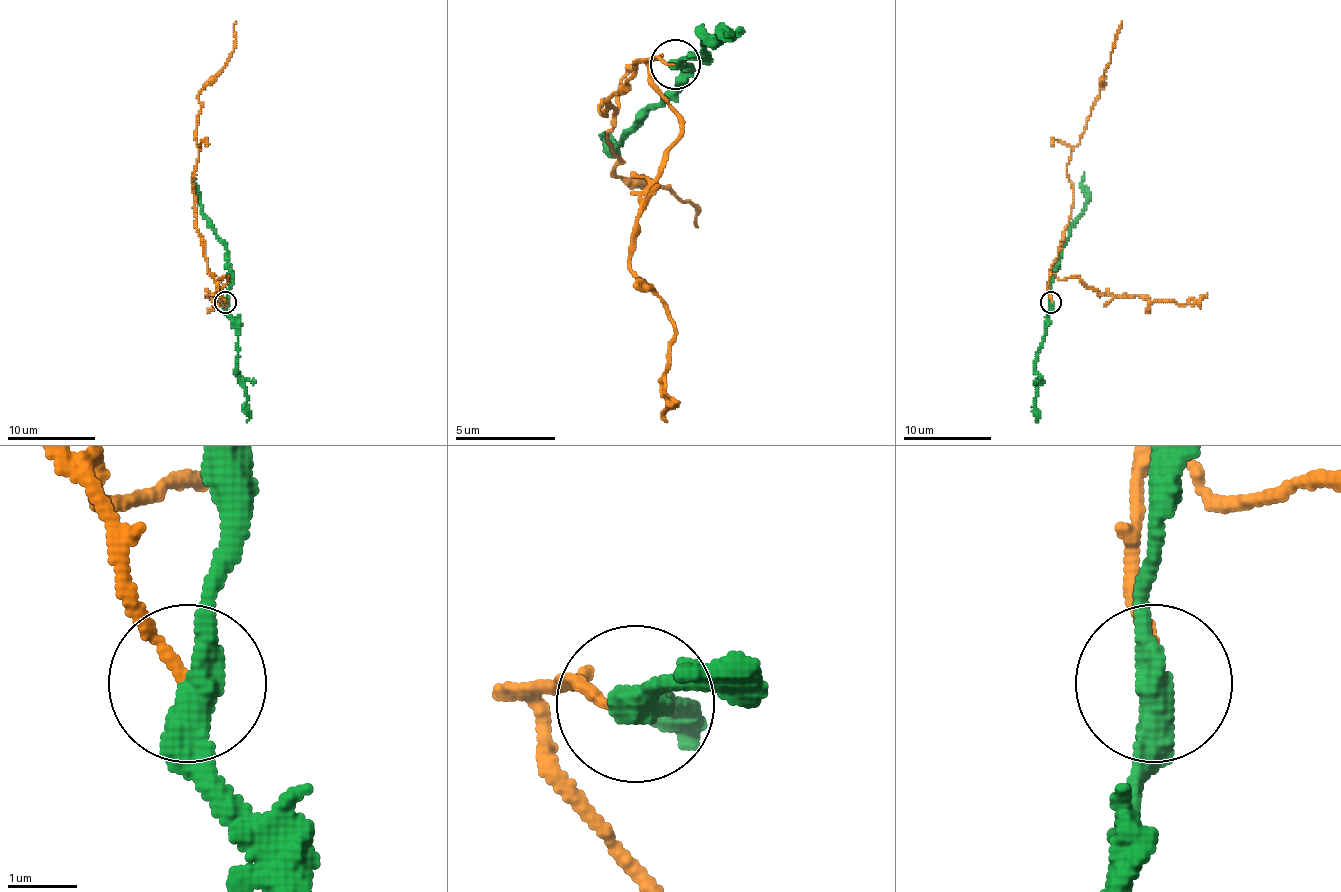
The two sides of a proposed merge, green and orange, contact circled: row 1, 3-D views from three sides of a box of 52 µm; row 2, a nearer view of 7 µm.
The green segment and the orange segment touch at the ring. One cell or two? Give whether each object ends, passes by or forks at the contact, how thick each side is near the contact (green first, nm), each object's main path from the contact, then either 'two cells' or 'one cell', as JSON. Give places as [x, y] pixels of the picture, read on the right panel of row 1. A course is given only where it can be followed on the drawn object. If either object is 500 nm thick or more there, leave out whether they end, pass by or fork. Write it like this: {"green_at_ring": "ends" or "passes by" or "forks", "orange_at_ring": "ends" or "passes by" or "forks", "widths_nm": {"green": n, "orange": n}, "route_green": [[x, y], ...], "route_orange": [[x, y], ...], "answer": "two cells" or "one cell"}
{"green_at_ring": "passes by", "orange_at_ring": "ends", "widths_nm": {"green": 400, "orange": 140}, "route_green": [[1051, 302], [1051, 271], [1062, 242], [1084, 207], [1084, 172]], "route_orange": [[1051, 302], [1049, 273], [1071, 214], [1071, 150], [1080, 142], [1121, 21]], "answer": "two cells"}

